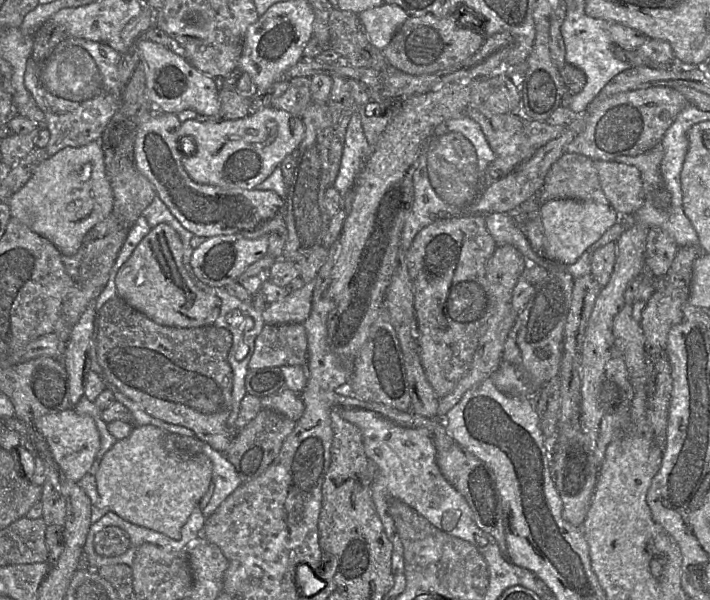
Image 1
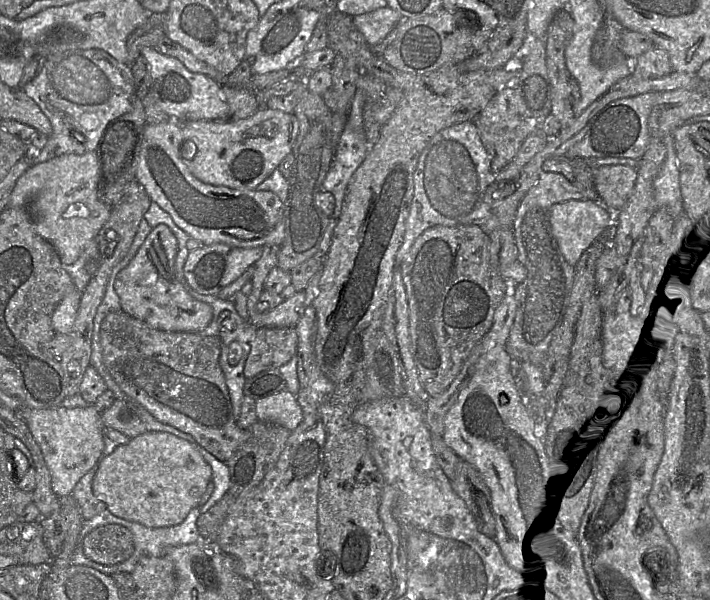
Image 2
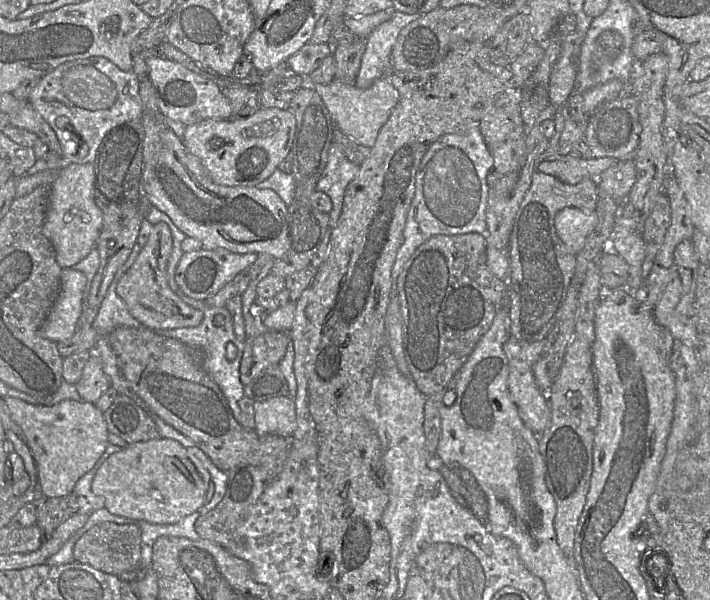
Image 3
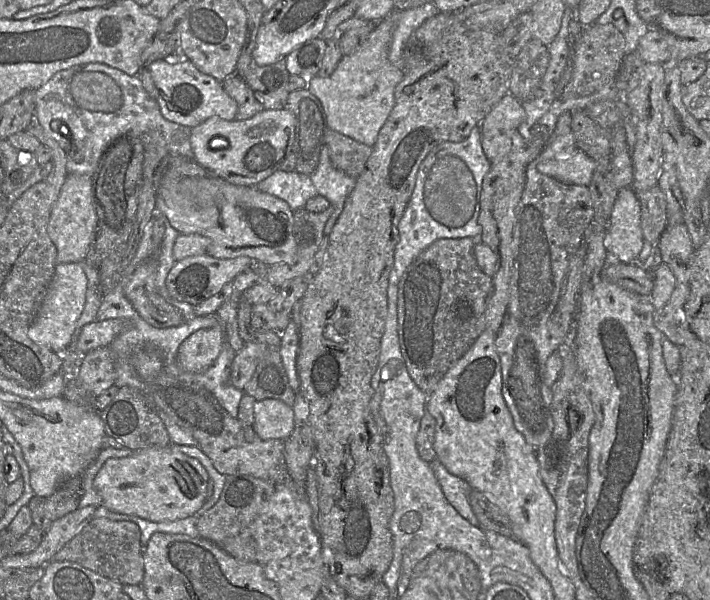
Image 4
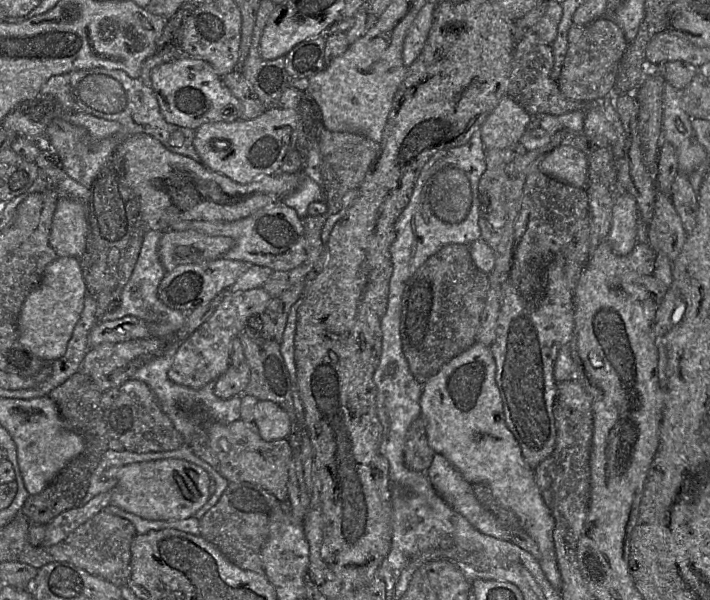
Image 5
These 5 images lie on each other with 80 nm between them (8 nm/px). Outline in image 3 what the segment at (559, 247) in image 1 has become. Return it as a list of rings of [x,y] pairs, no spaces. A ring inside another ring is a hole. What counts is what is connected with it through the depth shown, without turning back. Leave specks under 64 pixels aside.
[[[566,207],[554,219],[556,232],[567,249],[577,255],[584,247],[587,237],[598,224],[598,216],[592,210]]]

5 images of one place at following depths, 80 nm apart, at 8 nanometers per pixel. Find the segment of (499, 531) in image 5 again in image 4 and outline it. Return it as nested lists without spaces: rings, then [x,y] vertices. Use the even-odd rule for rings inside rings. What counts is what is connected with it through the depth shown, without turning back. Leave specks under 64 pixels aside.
[[[438,459],[430,463],[430,466],[450,505],[464,519],[479,527],[479,522],[468,500],[472,487],[463,479],[452,475]]]

